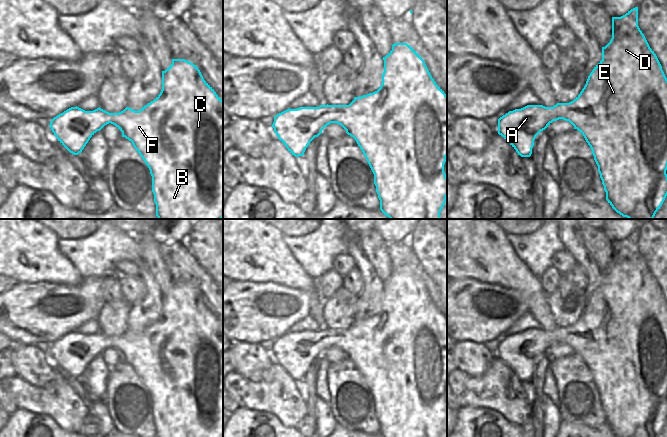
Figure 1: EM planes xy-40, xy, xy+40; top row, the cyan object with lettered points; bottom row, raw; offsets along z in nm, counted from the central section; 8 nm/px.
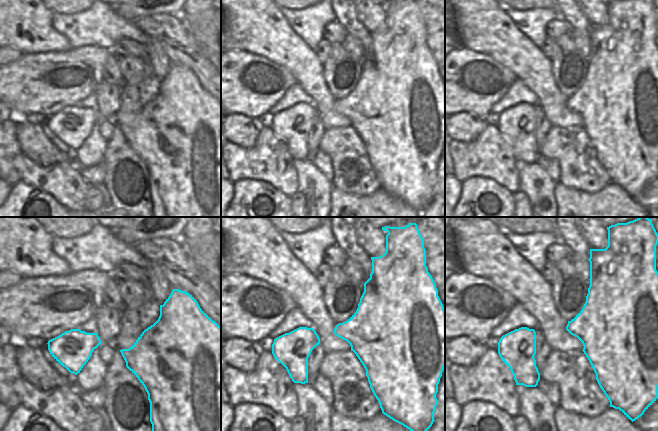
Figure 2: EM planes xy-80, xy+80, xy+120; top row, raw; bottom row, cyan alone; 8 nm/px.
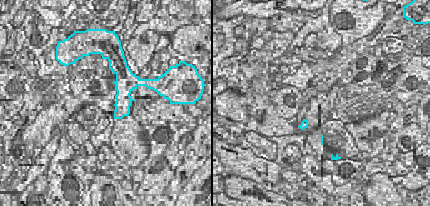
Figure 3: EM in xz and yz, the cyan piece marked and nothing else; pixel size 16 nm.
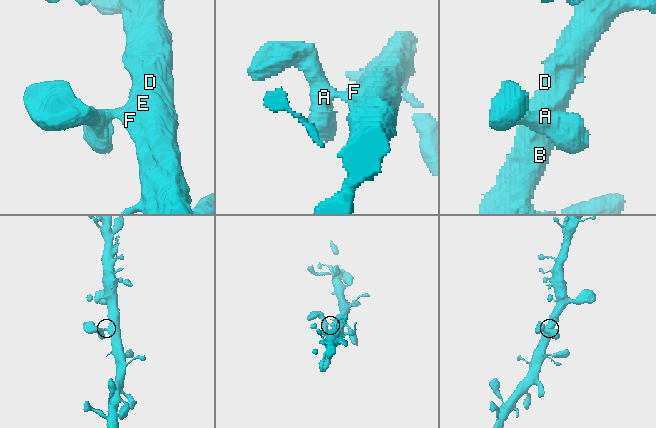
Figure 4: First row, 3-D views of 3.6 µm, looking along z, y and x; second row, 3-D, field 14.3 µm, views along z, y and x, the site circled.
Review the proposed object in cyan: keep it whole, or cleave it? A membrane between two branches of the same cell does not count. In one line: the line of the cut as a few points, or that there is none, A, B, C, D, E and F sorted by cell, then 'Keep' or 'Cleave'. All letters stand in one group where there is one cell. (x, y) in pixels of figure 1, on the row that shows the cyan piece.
No split. Groups: A B C D E F. Keep

